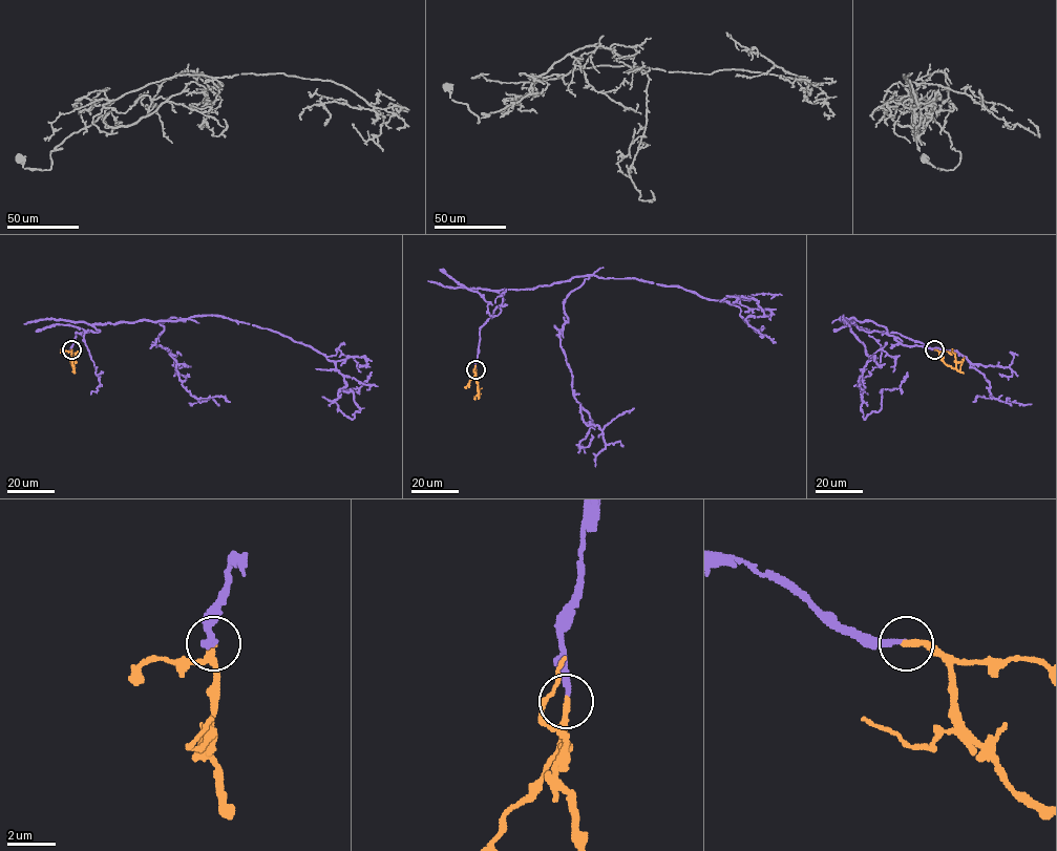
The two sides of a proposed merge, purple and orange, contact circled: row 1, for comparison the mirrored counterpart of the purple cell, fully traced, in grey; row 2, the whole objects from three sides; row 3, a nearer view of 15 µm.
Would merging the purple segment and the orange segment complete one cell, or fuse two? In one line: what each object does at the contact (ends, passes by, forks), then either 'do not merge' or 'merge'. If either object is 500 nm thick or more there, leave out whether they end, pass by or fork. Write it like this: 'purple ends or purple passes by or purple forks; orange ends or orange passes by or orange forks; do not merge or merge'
purple ends; orange ends; merge

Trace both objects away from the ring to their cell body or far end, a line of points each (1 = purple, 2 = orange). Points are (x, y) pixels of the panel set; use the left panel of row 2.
1: (71, 349), (92, 325), (224, 316), (333, 361), (351, 419), (341, 389), (372, 371)
2: (71, 349), (74, 370), (70, 357)

